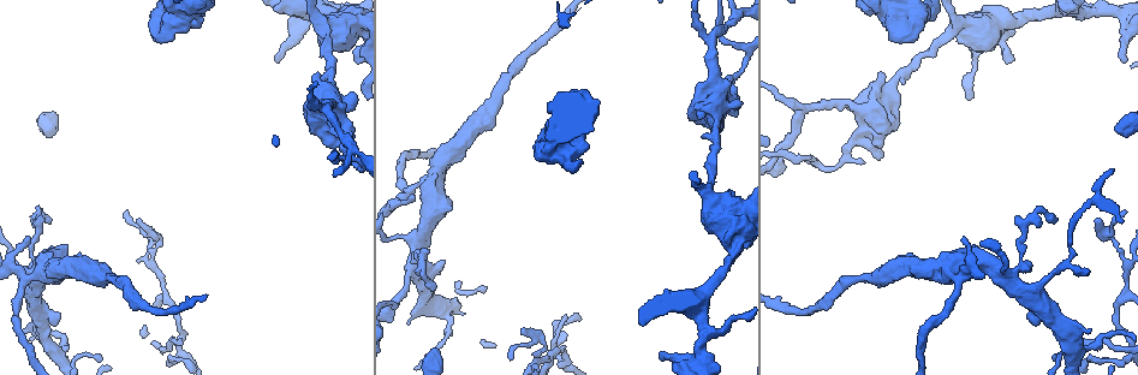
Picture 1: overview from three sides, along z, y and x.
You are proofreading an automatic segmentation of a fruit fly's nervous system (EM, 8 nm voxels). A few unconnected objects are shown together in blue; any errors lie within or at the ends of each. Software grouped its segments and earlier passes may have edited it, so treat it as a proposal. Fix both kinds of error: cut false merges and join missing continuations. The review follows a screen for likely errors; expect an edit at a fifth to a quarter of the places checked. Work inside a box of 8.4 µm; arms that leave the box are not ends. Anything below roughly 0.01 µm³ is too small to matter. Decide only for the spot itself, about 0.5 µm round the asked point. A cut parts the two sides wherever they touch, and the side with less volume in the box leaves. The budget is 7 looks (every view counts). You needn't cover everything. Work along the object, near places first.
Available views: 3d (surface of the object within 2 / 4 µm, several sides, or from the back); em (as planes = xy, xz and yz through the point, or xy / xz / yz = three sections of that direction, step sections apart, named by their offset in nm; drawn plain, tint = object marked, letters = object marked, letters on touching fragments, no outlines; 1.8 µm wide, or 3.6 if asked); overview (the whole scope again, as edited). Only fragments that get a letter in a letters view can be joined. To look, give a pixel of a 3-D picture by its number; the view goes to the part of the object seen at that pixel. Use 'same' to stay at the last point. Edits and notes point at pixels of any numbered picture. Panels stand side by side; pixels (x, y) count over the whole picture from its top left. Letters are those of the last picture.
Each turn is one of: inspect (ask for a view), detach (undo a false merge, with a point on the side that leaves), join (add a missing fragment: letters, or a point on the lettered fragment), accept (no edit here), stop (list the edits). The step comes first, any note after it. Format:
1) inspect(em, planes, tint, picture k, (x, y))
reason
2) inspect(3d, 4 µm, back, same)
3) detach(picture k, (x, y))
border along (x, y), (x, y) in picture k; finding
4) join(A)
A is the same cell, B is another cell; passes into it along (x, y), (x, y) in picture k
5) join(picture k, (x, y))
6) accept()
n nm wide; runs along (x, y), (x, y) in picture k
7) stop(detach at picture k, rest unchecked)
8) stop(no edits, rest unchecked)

inspect(3d, 4 µm, picture 1, (351, 23))
thick turns thin

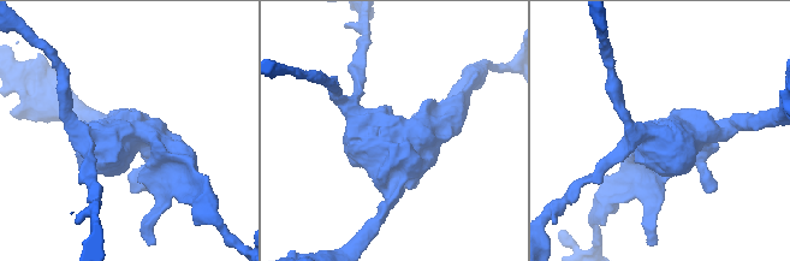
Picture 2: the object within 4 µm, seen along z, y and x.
inspect(em, 3.6 µm, xy, step 8, tint, picture 2, (400, 147))

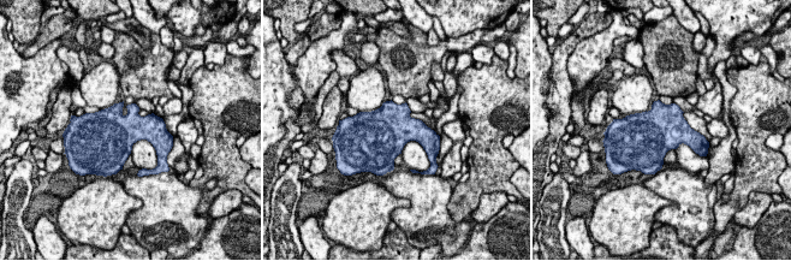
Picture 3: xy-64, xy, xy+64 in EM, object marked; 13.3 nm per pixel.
inspect(em, 3.6 µm, xy, step 8, letters, same)
what lies round it

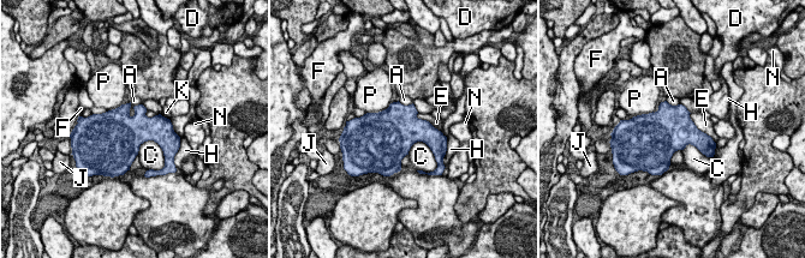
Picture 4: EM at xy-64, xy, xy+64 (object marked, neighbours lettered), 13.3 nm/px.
accept()
A, C, D, E, F, H, J, K, N and P are other cells; border along (141, 103), (130, 116) in picture 4; one cell here

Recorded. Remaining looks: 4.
inspect(em, planes, letters, picture 1, (1090, 345))
calibre changes

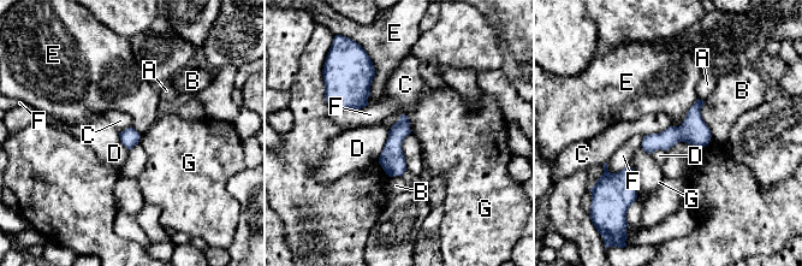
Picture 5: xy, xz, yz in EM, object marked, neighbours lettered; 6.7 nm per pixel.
accept()
A, B, C, D, E, F and G are other cells; border along (671, 125), (661, 131), (643, 136) in picture 5; all the same cell

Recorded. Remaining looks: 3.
inspect(em, planes, letters, picture 1, (434, 348))
free end

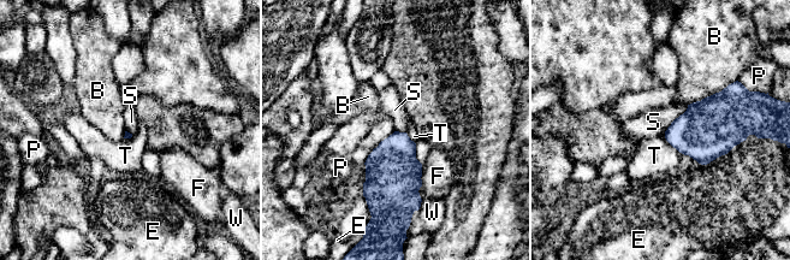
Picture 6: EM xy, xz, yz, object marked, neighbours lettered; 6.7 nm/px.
accept()
B, E, F, P, S, T and W are other cells; no lettered fragment goes on from it

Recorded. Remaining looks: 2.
stop(no edits, rest unchecked)

